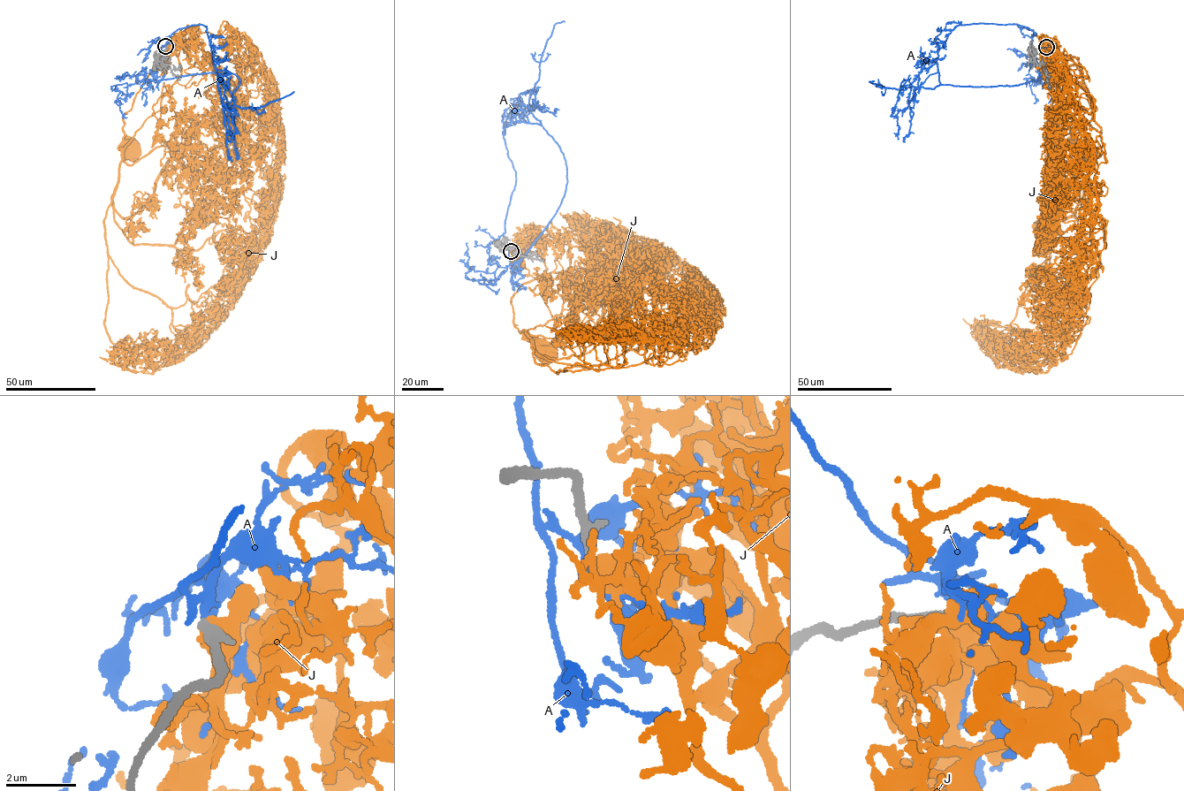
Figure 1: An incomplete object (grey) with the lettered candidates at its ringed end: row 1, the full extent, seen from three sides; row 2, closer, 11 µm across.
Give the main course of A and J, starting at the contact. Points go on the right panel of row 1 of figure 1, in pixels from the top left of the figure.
A: (1046, 47), (1018, 25), (959, 25), (935, 60), (942, 84), (1017, 86), (1043, 72), (1029, 81), (1034, 102)
J: (1045, 47), (1066, 55), (1074, 64), (1067, 67), (1057, 102), (1068, 112), (1073, 121), (1070, 132), (1081, 150)

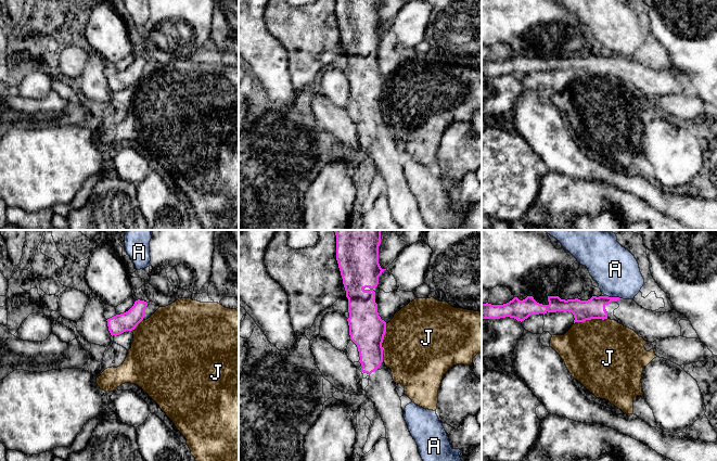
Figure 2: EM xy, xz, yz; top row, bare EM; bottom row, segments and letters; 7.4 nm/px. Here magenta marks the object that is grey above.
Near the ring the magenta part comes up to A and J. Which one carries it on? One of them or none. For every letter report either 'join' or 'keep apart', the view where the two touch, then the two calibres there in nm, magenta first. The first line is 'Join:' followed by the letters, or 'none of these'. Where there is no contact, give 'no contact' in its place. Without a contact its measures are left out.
Join: none of these
A: keep apart; contact in yz; calibres 160 and 340 nm
J: keep apart; contact in xz; calibres 260 and 480 nm

